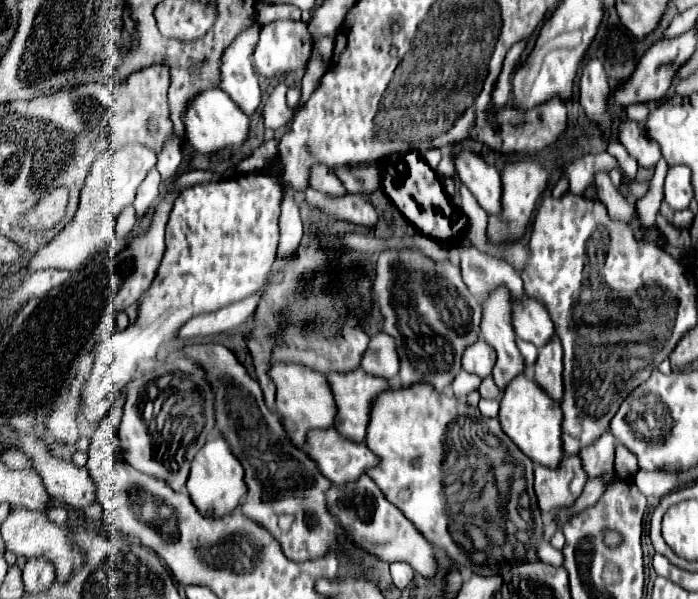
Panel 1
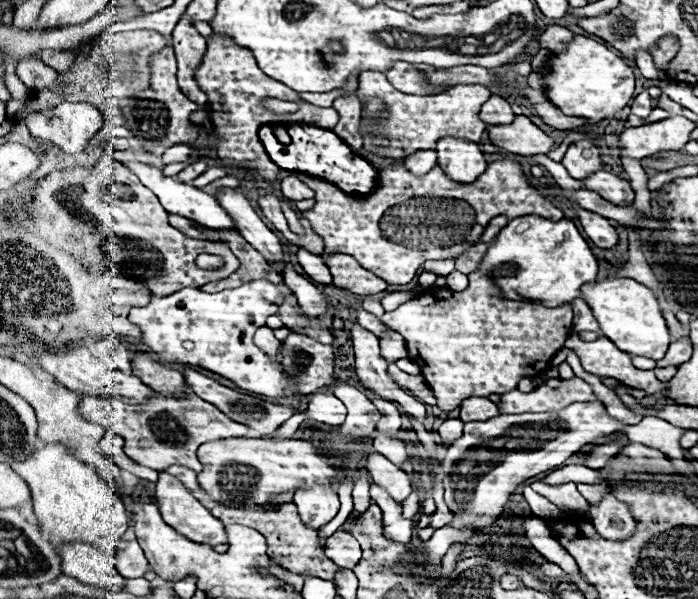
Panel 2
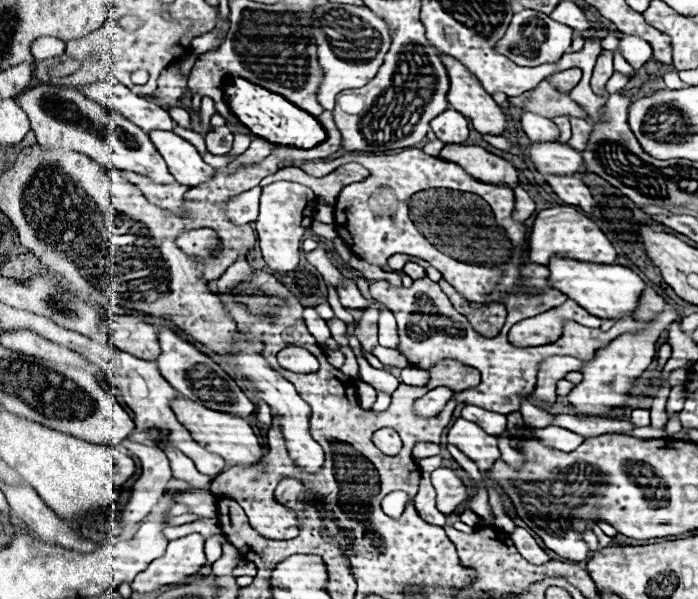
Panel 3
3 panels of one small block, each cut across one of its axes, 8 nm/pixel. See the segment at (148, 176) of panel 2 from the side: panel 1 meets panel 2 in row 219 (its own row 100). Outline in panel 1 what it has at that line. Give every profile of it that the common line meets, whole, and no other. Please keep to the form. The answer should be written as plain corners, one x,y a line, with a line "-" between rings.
218,88
202,90
192,100
188,100
180,114
180,120
184,124
188,144
200,154
212,154
220,148
242,144
248,132
248,124
250,124
250,118
230,100
230,96
226,96

